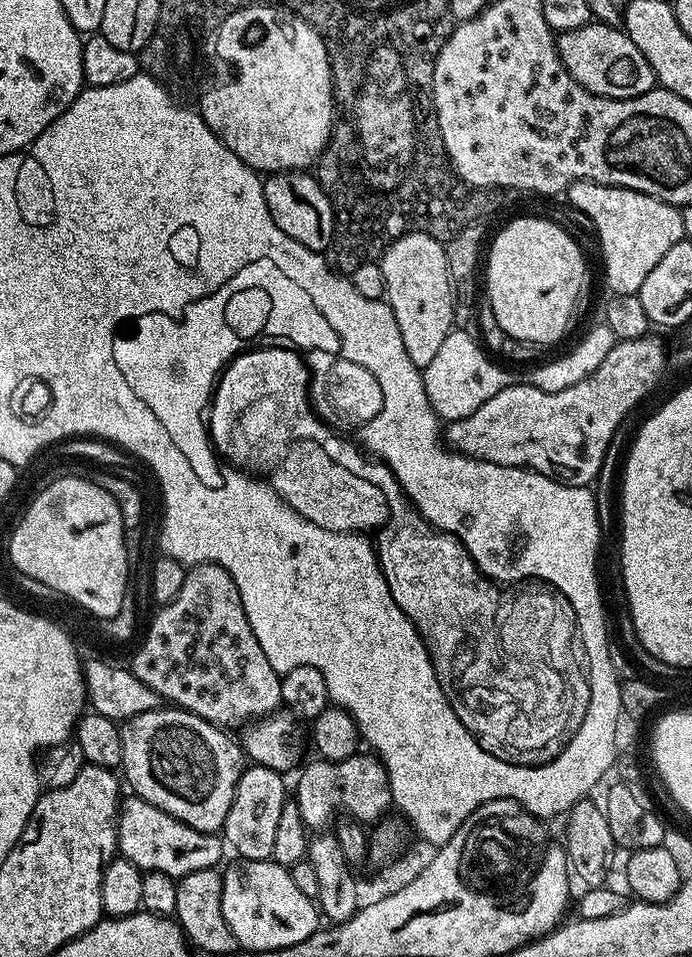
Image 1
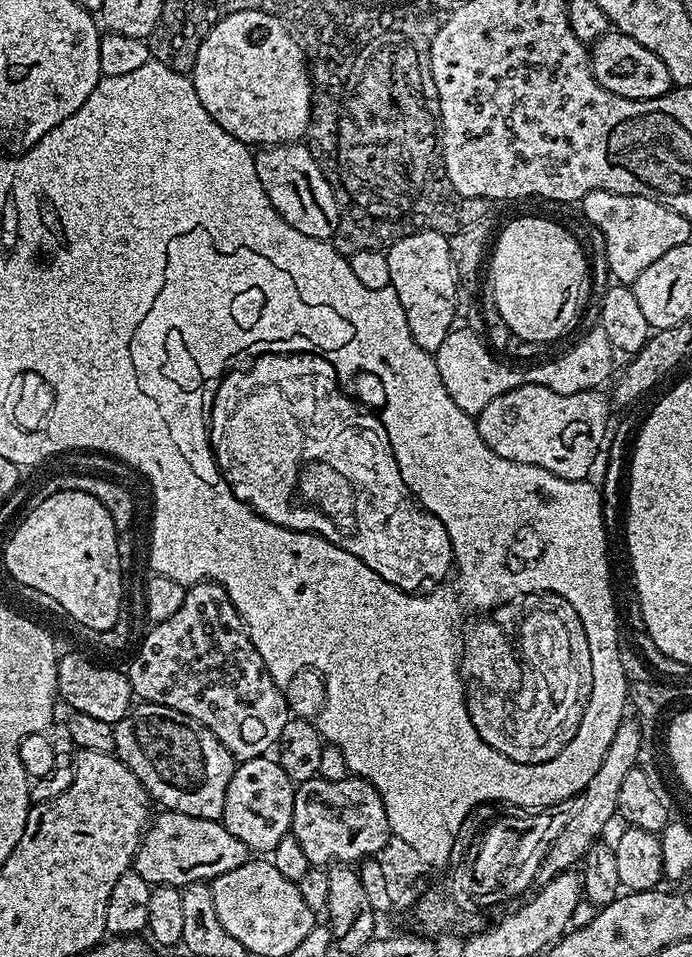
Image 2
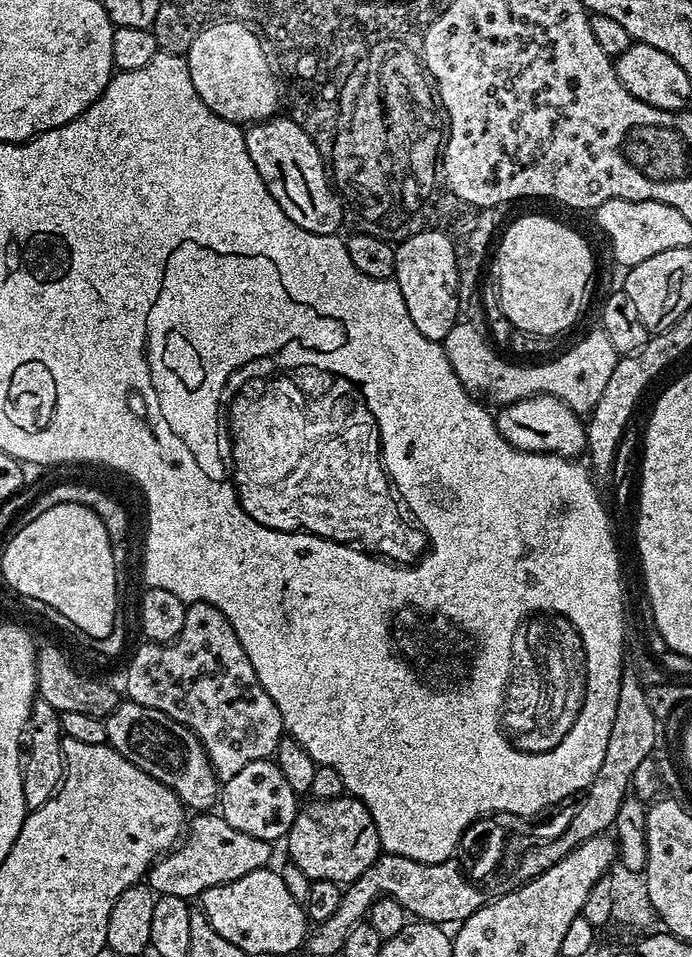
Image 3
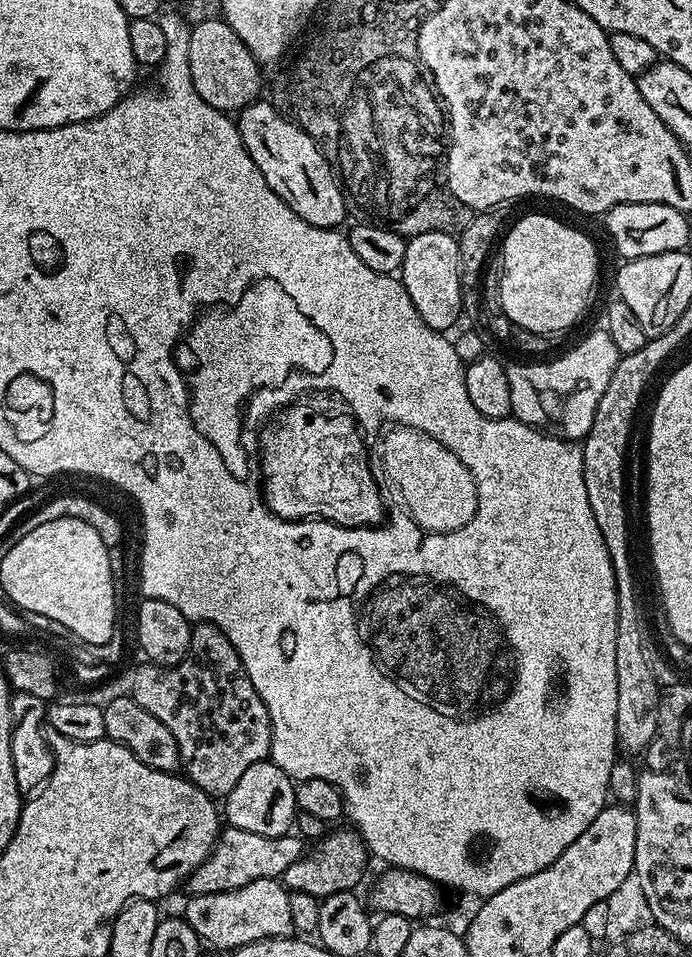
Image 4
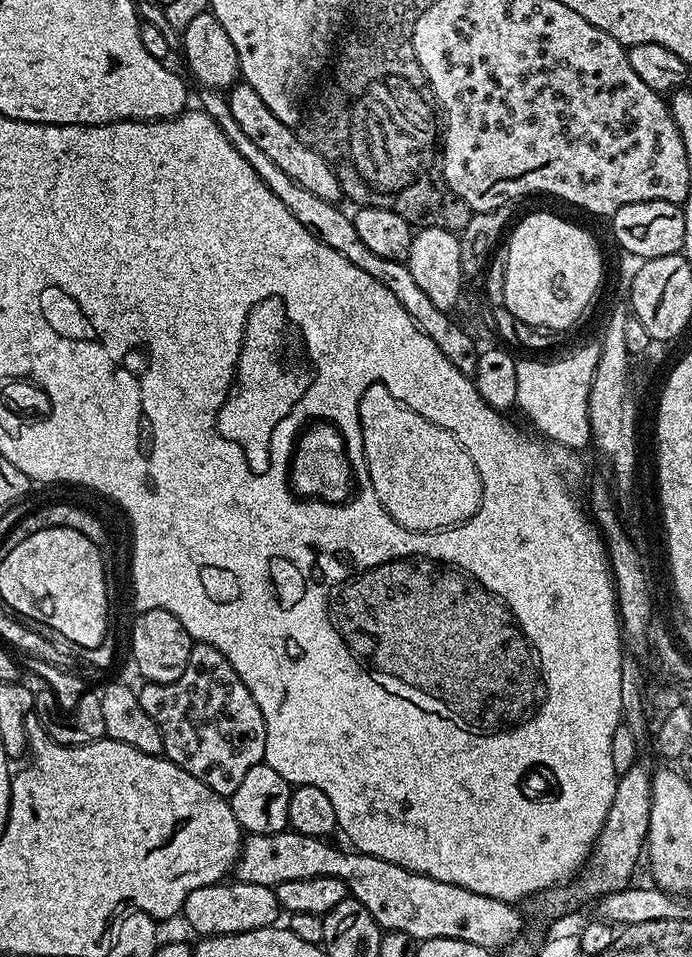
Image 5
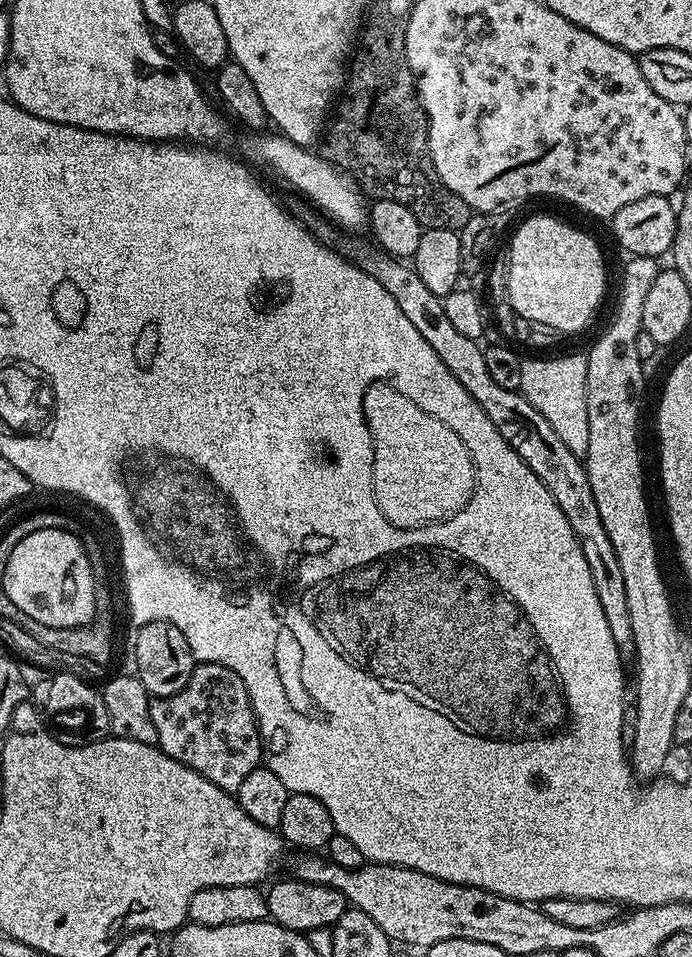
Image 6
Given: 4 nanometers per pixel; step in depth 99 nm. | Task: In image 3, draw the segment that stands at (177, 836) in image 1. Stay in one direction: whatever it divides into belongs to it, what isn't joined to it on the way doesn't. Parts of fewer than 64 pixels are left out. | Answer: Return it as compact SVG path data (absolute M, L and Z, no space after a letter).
M196 814L191 817L186 831L182 836L182 843L173 848L171 852L160 857L151 868L148 869L146 883L153 892L161 896L177 896L183 900L199 898L210 886L225 884L231 880L242 878L242 874L250 874L259 868L269 867L268 859L272 856L273 845L262 838L250 838L250 834L242 834L242 830L234 830L230 822L226 822L219 814Z

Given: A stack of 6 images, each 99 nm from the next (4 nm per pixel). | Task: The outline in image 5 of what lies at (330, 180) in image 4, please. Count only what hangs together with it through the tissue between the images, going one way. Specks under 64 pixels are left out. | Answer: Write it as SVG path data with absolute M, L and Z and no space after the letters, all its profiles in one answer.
M243 82L232 85L227 93L227 100L234 120L242 126L243 133L251 139L274 163L282 168L298 184L305 187L318 198L330 204L336 204L341 199L340 180L327 160L323 160L314 149L303 144L274 114L270 114L270 106L258 98L258 93Z

